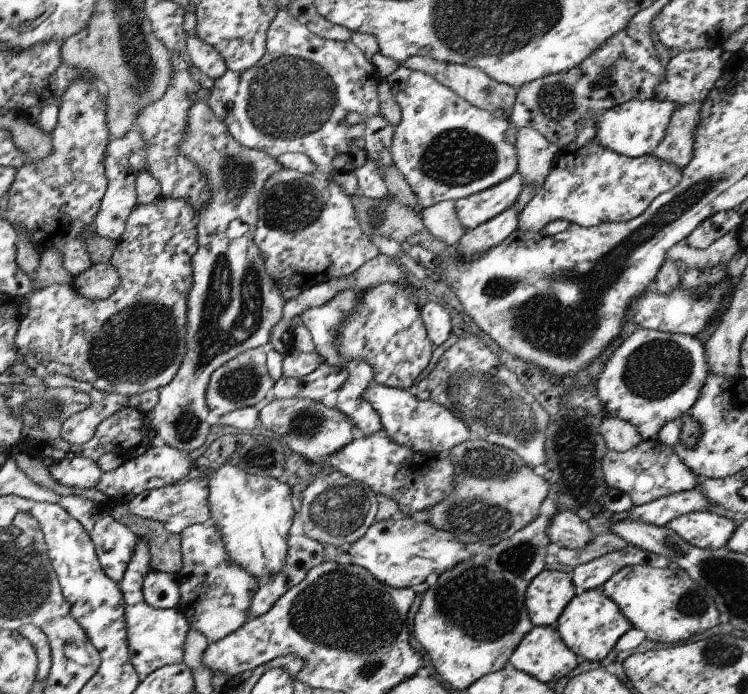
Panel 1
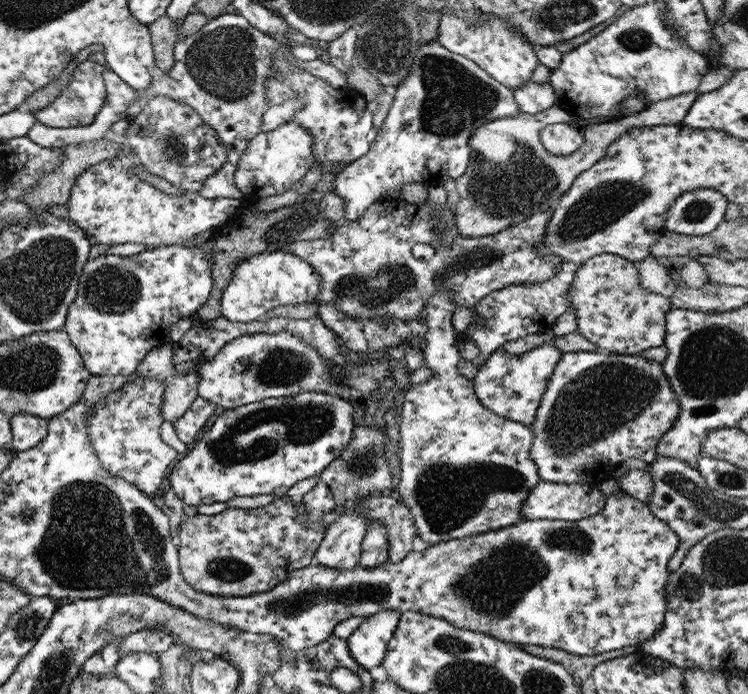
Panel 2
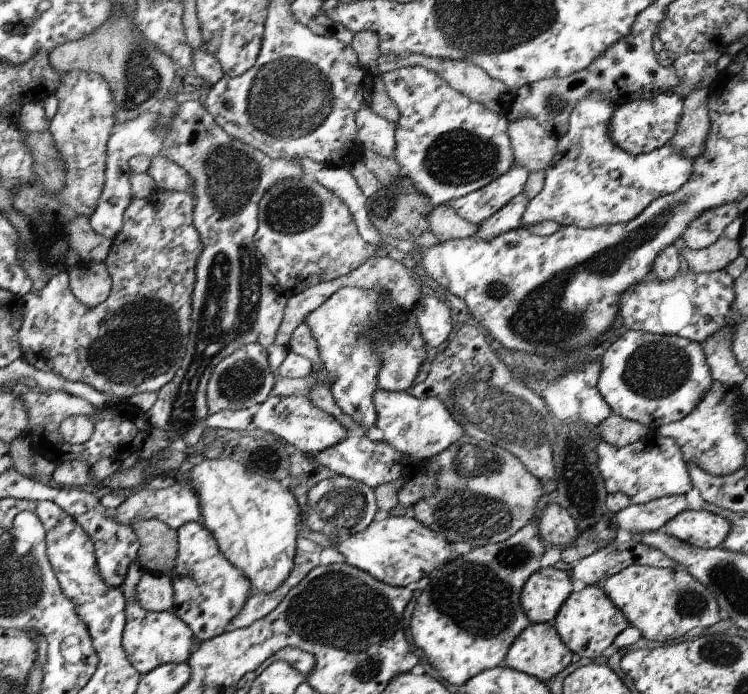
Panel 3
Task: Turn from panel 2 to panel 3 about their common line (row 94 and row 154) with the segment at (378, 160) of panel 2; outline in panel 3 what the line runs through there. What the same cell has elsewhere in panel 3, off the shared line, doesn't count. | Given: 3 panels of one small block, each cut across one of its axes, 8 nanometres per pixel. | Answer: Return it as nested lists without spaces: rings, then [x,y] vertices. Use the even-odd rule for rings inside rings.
[[[403,67],[377,75],[386,93],[396,104],[399,118],[395,121],[393,158],[417,193],[427,198],[432,207],[458,199],[482,189],[505,174],[514,164],[507,136],[506,115],[487,110],[469,97],[453,90],[438,74],[423,67]]]

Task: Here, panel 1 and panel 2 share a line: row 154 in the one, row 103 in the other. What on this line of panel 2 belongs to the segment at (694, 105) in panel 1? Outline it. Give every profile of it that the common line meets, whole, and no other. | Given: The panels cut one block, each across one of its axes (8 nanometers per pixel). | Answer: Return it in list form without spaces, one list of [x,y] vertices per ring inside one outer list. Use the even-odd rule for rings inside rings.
[[[729,67],[709,70],[701,77],[693,92],[653,102],[641,112],[616,121],[583,127],[583,146],[569,156],[548,154],[538,139],[539,131],[544,126],[571,121],[569,114],[557,105],[536,115],[519,111],[511,118],[498,118],[480,126],[468,138],[470,156],[466,172],[458,178],[445,181],[441,187],[446,194],[444,205],[453,215],[456,232],[469,238],[489,236],[552,208],[571,187],[575,178],[605,155],[607,147],[614,140],[632,128],[681,123],[698,94],[715,90],[731,78],[732,73]]]

